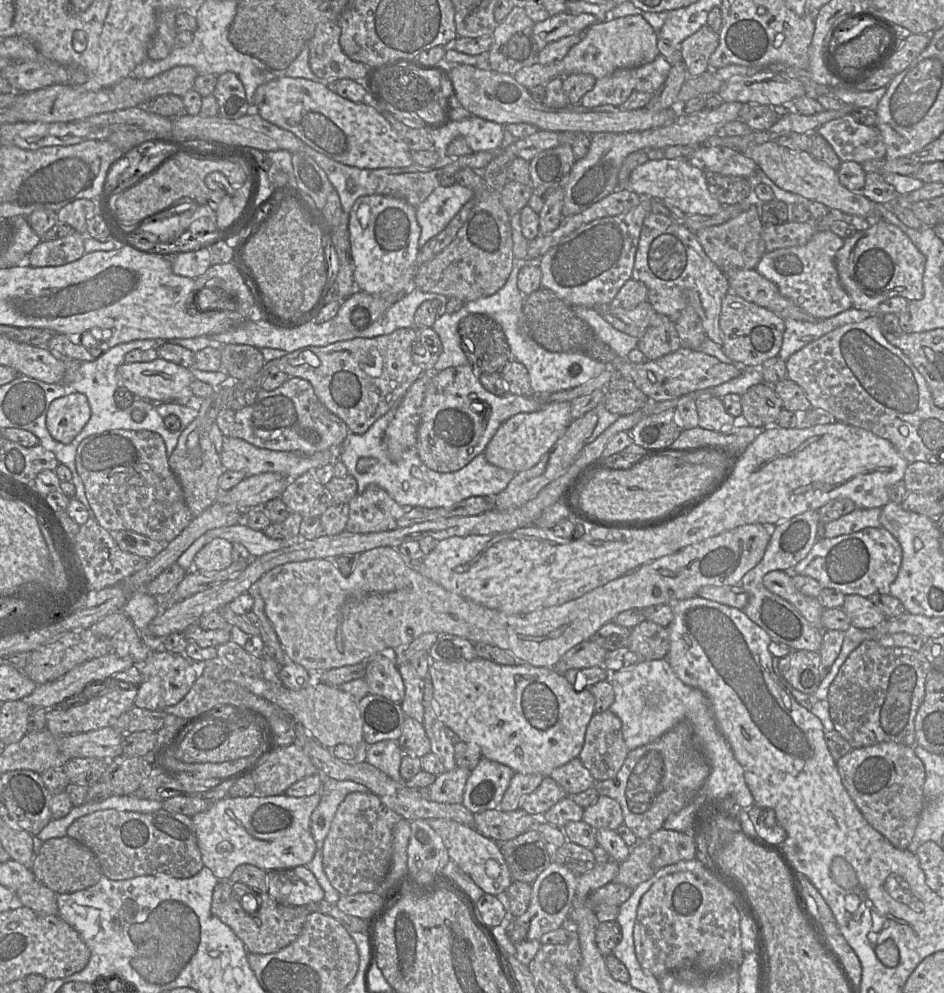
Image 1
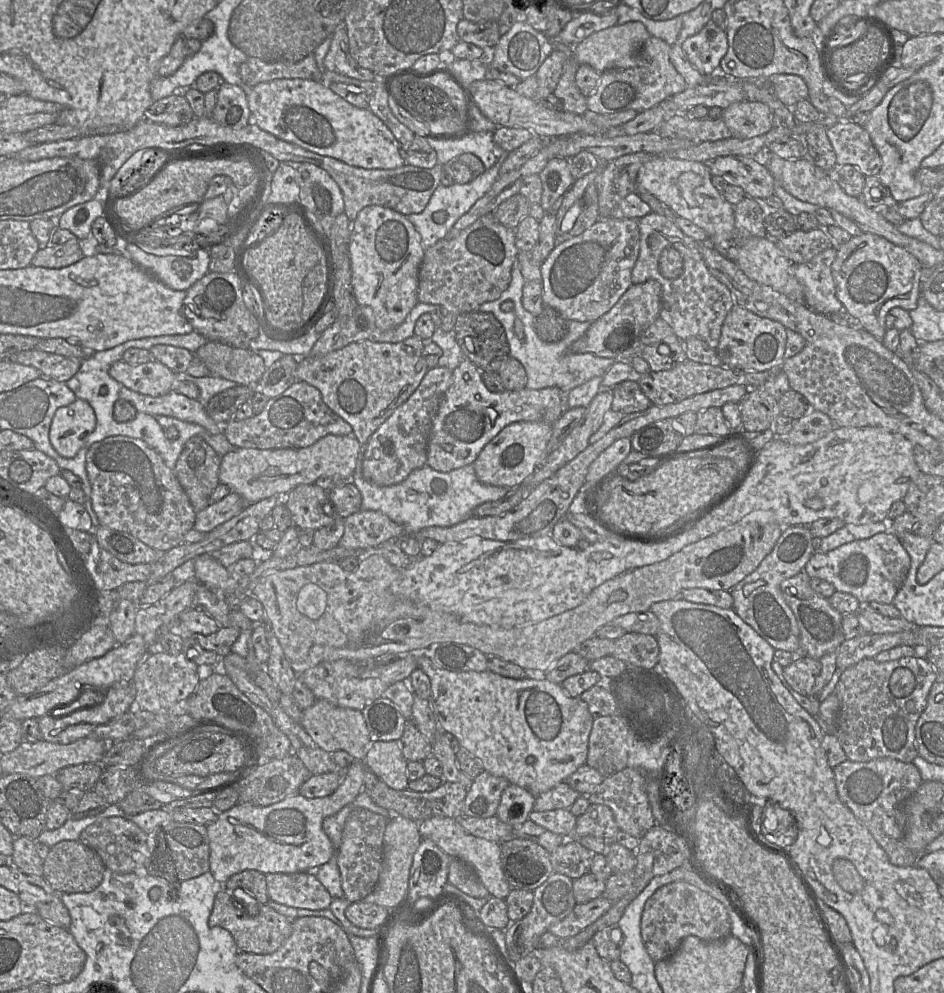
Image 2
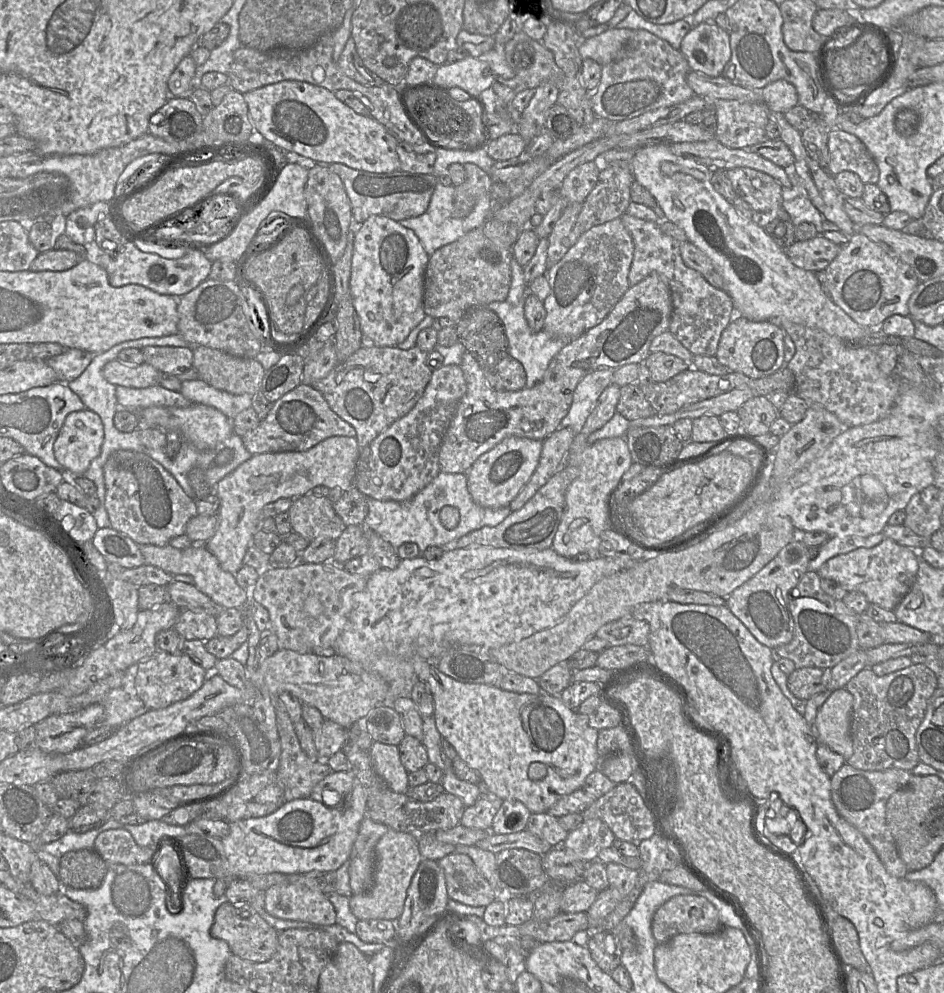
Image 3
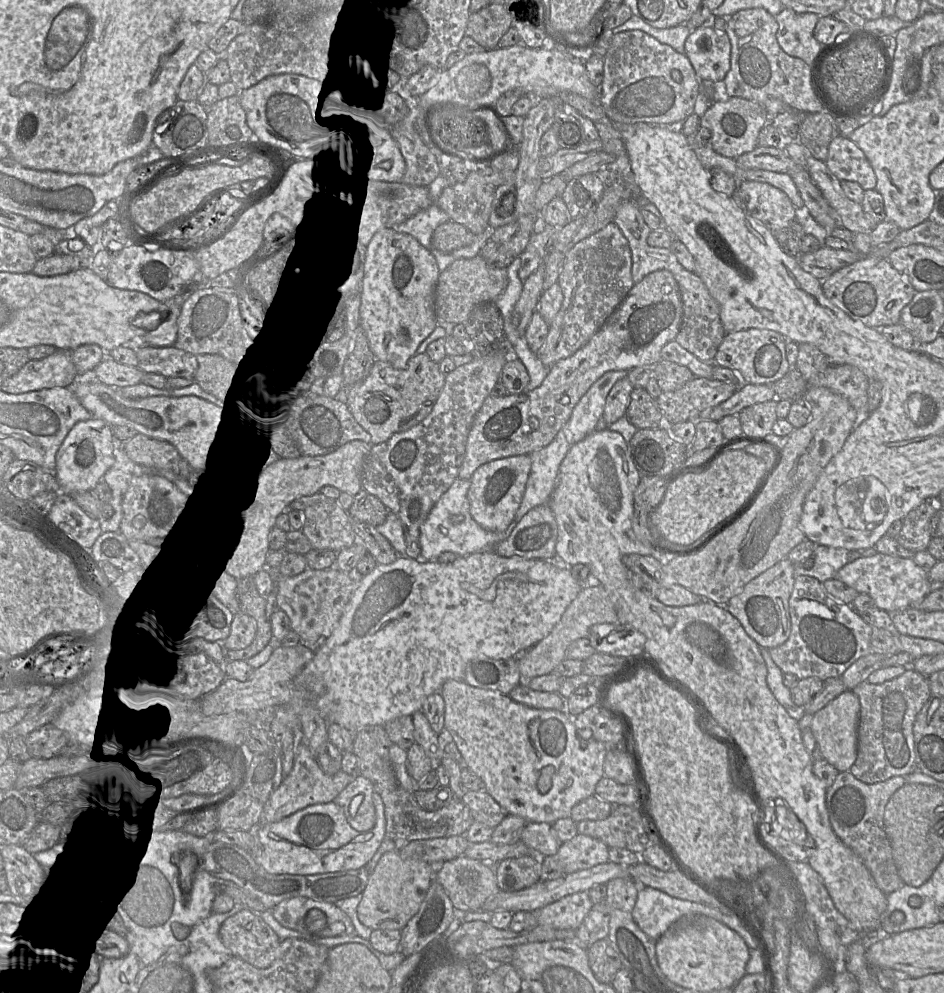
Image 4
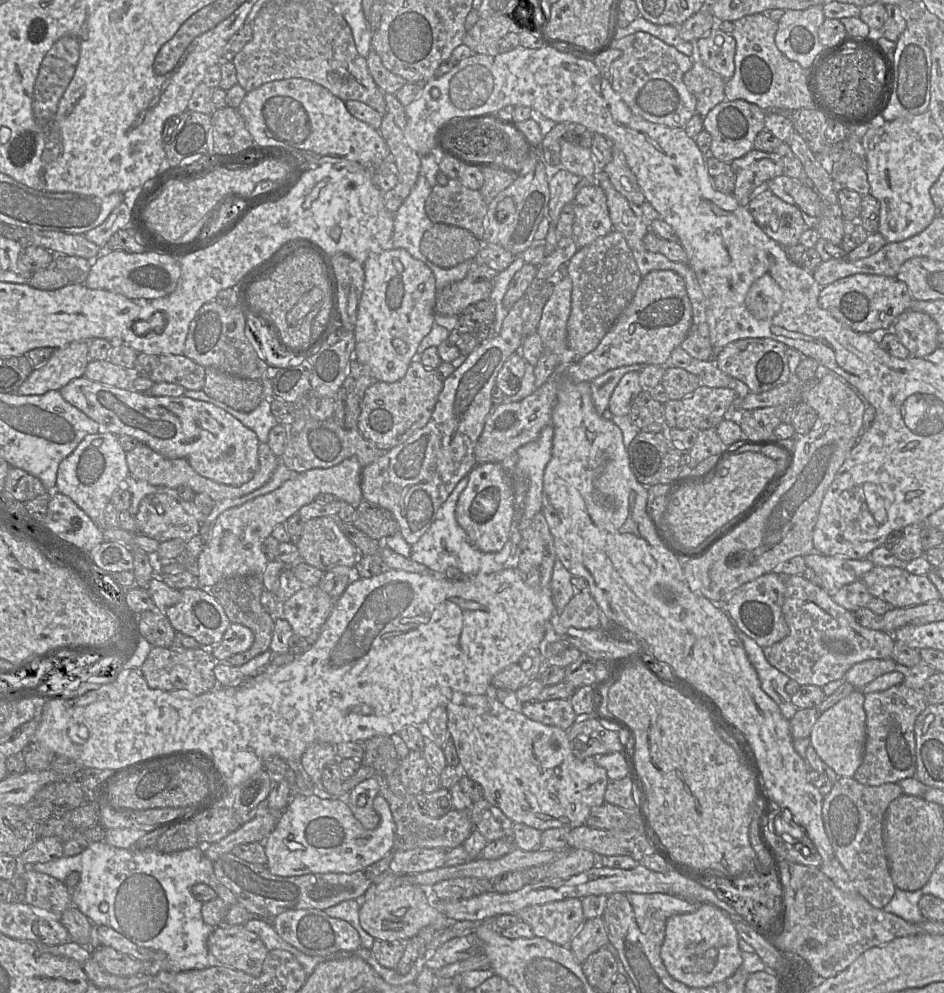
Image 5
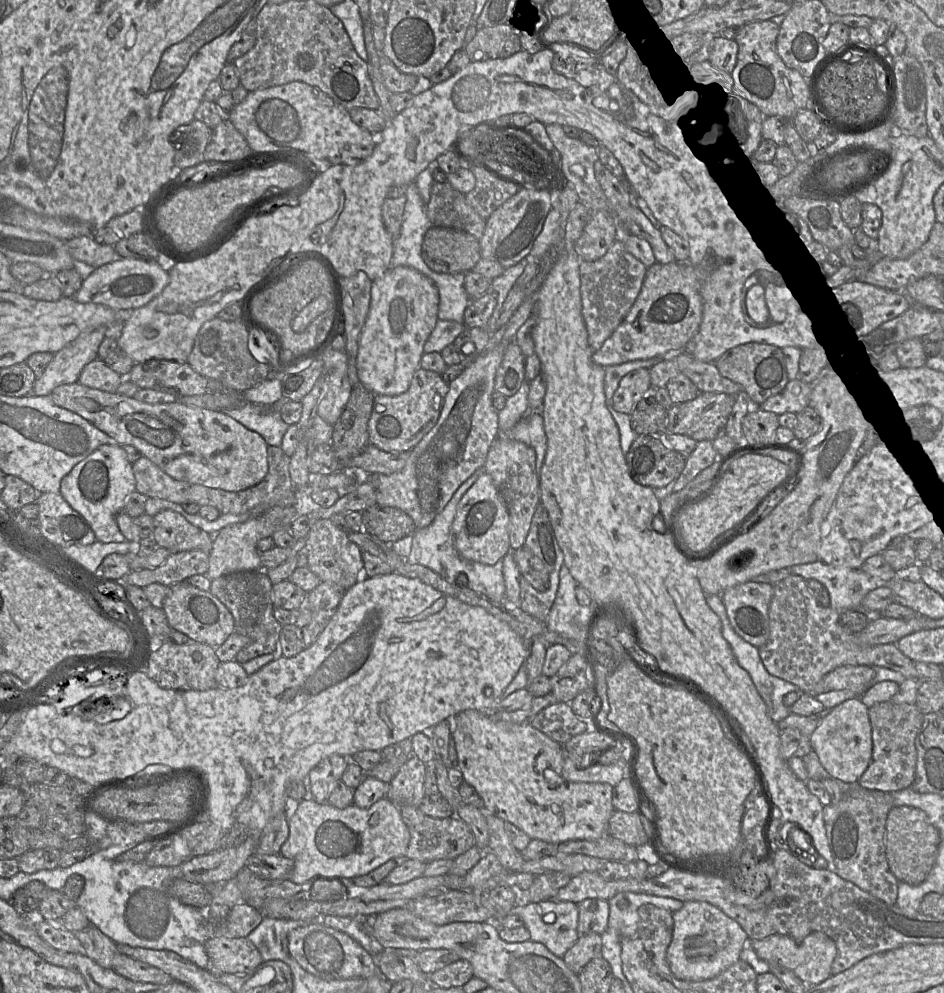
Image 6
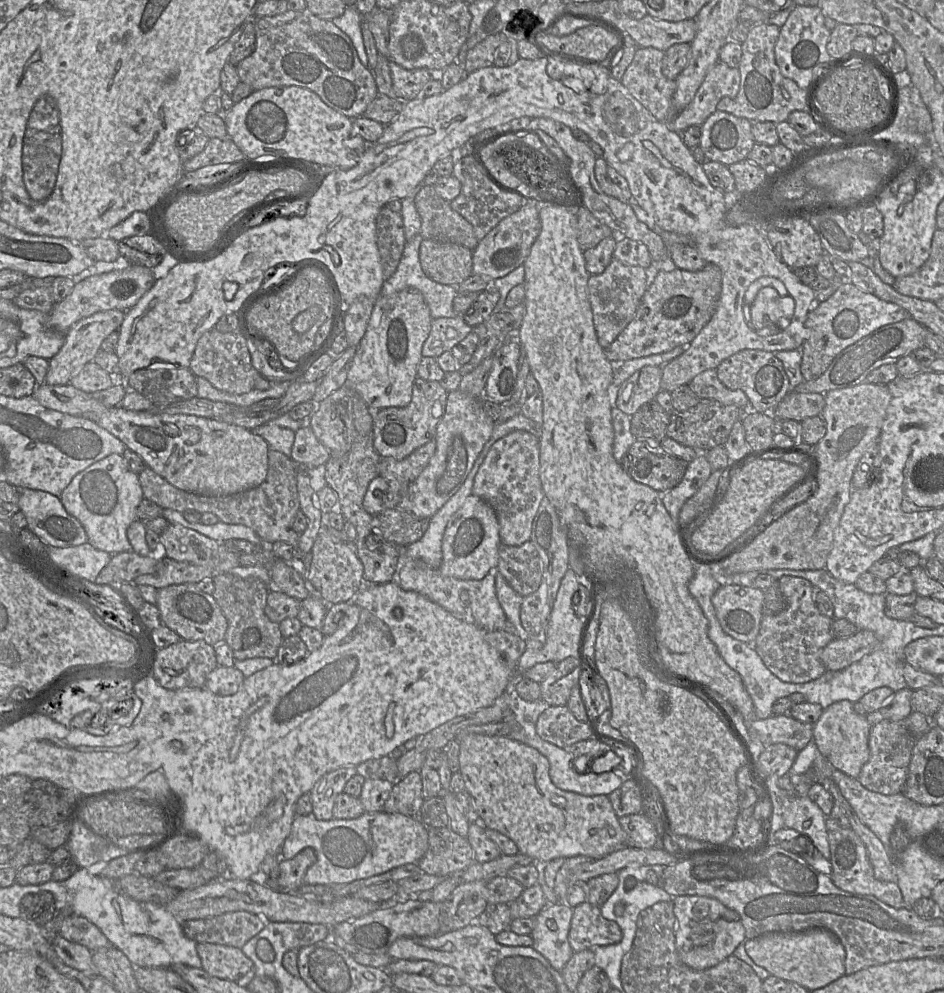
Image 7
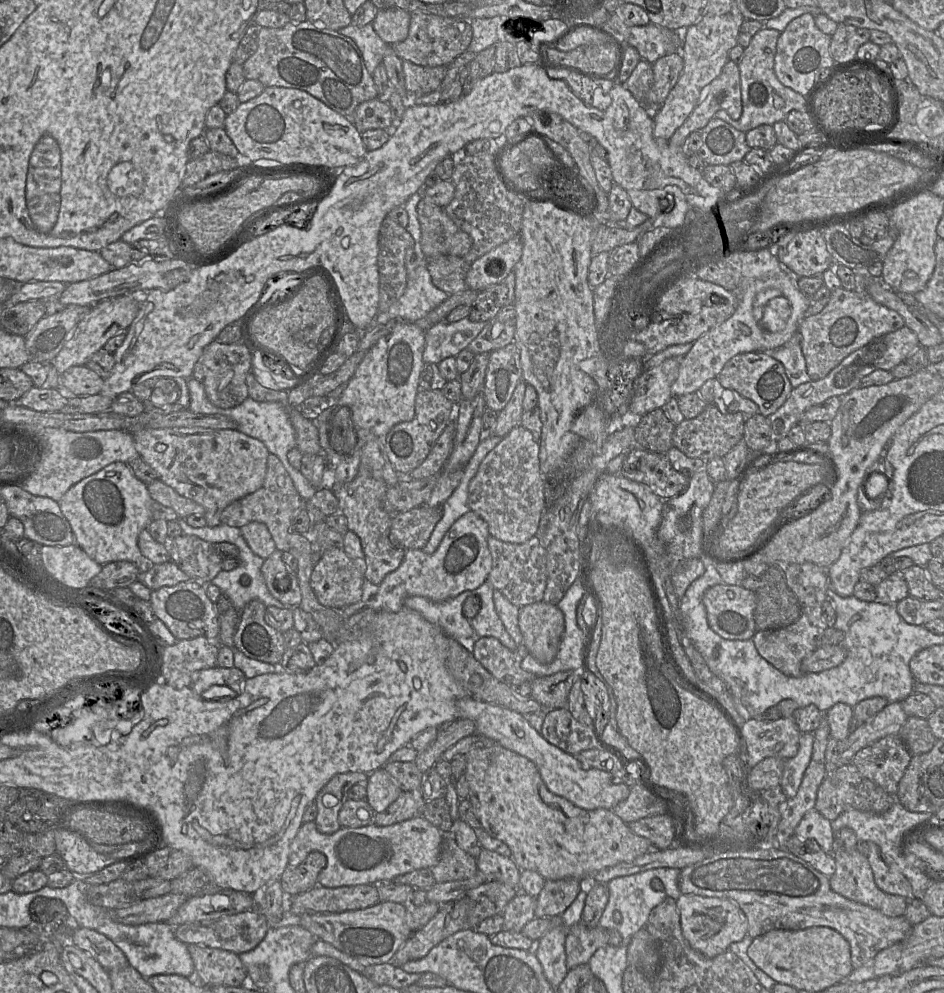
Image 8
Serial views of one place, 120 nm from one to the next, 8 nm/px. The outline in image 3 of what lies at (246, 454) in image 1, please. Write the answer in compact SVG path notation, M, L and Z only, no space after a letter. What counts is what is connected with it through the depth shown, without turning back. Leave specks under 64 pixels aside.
M332 436L307 451L252 455L250 459L225 476L213 488L213 492L220 500L218 511L219 524L213 537L205 543L205 547L218 559L223 570L235 575L244 565L243 558L247 549L253 545L255 533L261 529L262 510L267 504L281 498L295 499L309 494L314 487L319 485L326 486L329 489L340 488L343 491L349 490L355 485L356 465L360 452L361 448L355 437Z

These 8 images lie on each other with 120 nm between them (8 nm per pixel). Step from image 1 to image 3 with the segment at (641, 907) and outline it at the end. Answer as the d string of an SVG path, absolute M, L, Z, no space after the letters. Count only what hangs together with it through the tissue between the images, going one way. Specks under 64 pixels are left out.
M677 895L655 912L651 930L657 944L678 934L714 934L722 928L718 911L705 897Z

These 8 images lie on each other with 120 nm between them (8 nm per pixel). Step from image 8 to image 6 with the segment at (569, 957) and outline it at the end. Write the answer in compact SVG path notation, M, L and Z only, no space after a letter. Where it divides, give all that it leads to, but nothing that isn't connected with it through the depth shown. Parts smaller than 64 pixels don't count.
M585 899L577 904L579 910L577 932L579 936L596 933L602 935L608 926L609 903L603 899Z

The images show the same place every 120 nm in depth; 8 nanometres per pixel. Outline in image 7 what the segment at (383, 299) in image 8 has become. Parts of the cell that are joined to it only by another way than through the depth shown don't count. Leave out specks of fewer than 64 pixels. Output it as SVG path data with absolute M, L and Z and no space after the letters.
M384 206L376 219L376 236L386 281L395 273L406 244L402 214Z

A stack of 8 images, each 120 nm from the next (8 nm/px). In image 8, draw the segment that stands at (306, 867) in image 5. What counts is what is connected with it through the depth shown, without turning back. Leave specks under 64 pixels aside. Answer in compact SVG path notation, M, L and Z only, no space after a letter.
M415 817L389 826L377 826L375 824L359 827L341 827L333 834L321 833L315 822L303 823L297 835L290 844L288 865L295 868L301 864L309 853L321 852L326 856L327 864L321 870L317 878L317 884L326 888L337 888L341 886L355 886L379 882L389 882L395 877L418 869L430 869L437 864L441 852L441 846L445 834L428 820Z

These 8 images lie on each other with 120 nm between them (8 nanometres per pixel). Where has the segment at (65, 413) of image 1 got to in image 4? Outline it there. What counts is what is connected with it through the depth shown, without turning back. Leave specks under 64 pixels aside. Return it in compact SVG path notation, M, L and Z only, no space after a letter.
M92 418L77 422L67 434L56 454L55 476L60 492L91 492L114 464L114 434L111 425Z

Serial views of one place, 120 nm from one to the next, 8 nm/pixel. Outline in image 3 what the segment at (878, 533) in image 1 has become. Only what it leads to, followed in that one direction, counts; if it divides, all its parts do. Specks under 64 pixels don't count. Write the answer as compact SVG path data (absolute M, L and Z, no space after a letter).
M884 538L872 548L860 547L846 554L839 554L826 561L818 570L820 578L839 583L847 592L861 592L868 602L887 610L894 610L911 591L918 572L919 554L894 540Z

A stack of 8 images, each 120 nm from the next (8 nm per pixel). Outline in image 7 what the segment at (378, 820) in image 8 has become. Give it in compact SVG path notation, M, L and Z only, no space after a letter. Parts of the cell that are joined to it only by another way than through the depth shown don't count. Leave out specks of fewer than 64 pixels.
M413 771L394 783L382 811L418 817L423 801L421 776Z

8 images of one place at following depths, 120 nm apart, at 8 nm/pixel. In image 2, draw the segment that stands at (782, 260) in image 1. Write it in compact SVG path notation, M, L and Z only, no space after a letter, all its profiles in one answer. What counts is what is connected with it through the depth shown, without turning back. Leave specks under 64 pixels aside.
M831 247L806 263L793 264L794 275L804 288L805 304L824 315L845 312L844 306L836 297L835 282L831 272L837 250L838 247Z

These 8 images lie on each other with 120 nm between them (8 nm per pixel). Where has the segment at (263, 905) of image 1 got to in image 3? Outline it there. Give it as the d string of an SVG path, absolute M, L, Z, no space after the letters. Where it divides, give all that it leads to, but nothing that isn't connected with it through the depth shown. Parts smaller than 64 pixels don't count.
M245 902L222 903L216 910L210 929L212 937L226 941L233 954L253 962L266 962L278 950L279 932Z

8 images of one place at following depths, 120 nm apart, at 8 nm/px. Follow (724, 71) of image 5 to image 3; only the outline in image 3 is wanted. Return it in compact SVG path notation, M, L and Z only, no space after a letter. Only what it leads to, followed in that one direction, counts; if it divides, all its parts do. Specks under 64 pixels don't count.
M702 22L686 34L679 51L692 71L717 77L731 58L730 37L715 23Z

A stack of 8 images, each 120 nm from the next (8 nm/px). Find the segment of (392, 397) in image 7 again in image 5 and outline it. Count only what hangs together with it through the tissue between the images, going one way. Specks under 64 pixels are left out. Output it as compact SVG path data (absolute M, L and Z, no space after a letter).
M402 248L370 254L363 267L365 280L354 330L354 358L369 370L375 381L397 382L406 375L421 341L431 332L435 323L436 280L422 261L413 258Z

